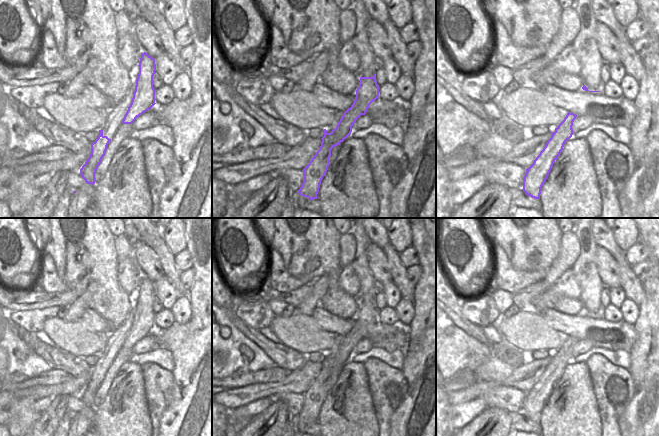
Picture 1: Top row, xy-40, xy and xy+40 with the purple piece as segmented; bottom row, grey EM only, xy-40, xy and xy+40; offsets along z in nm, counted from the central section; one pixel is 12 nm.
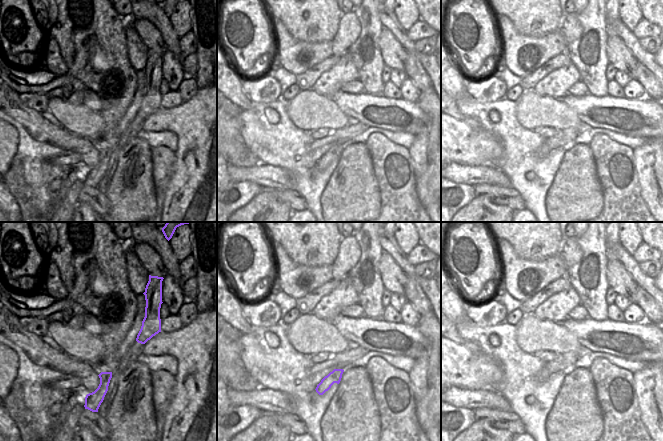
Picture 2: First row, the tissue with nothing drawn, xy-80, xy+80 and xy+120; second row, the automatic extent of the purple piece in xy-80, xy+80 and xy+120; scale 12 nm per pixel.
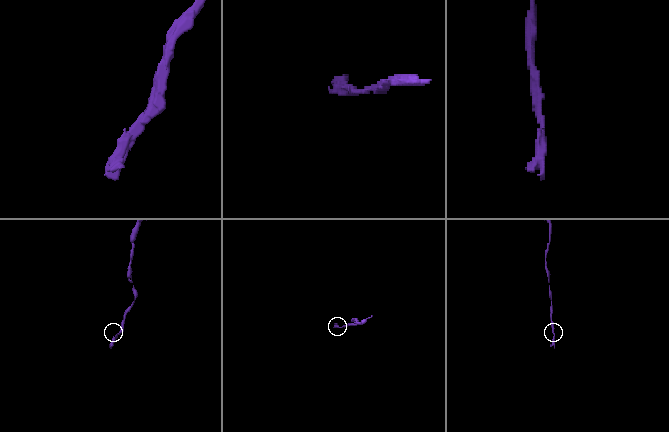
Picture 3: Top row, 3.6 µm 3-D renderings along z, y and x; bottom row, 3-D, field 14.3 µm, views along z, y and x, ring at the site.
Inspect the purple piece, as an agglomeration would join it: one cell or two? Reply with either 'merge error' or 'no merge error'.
no merge error

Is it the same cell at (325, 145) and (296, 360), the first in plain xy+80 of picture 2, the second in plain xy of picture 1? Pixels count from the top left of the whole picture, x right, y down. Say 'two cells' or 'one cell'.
two cells

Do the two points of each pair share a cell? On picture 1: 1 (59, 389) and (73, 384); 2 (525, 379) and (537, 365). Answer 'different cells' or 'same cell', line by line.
1: same cell
2: same cell

